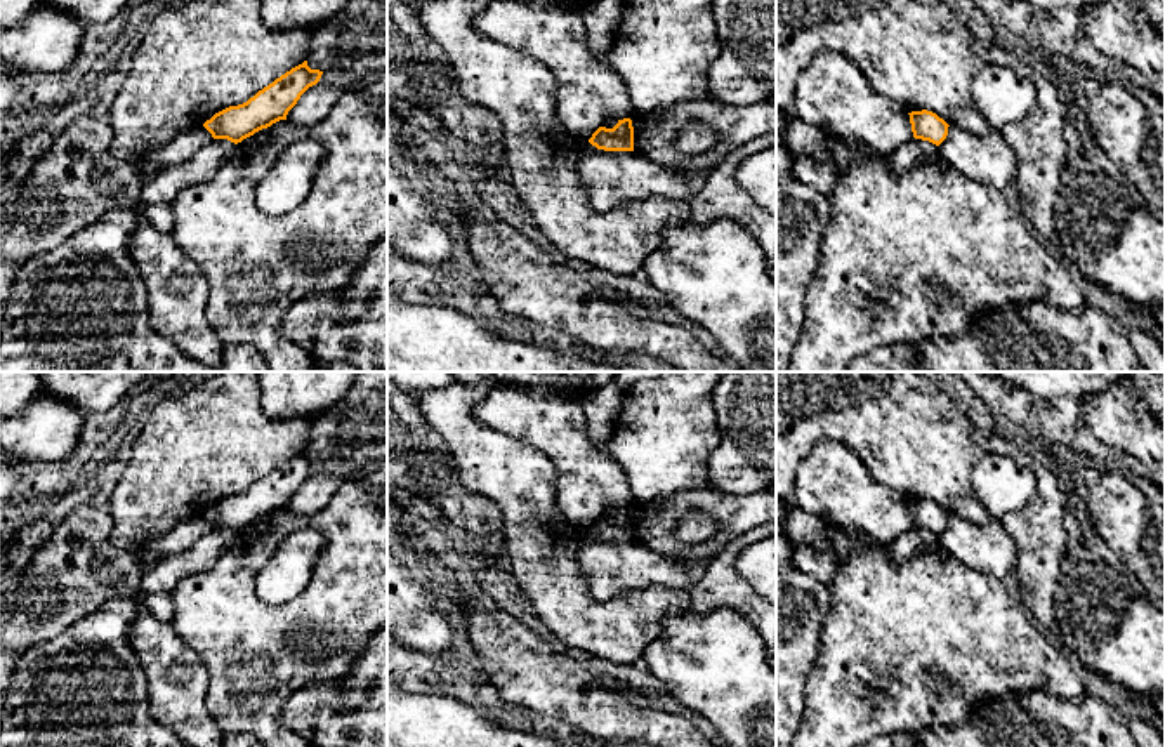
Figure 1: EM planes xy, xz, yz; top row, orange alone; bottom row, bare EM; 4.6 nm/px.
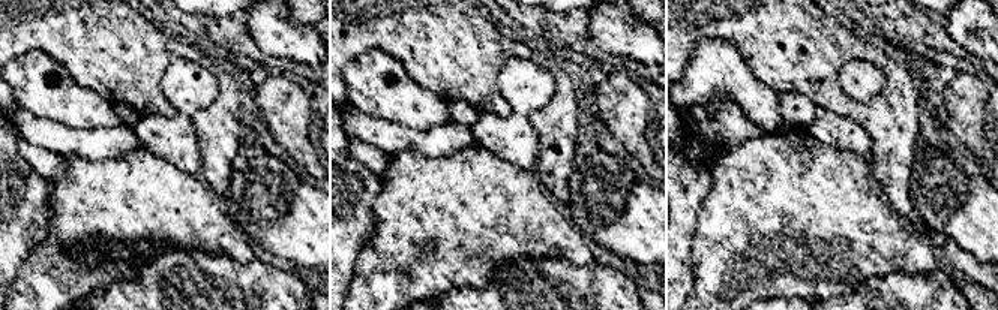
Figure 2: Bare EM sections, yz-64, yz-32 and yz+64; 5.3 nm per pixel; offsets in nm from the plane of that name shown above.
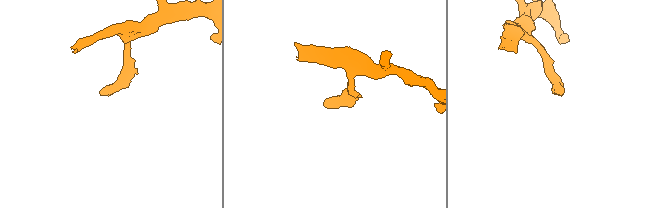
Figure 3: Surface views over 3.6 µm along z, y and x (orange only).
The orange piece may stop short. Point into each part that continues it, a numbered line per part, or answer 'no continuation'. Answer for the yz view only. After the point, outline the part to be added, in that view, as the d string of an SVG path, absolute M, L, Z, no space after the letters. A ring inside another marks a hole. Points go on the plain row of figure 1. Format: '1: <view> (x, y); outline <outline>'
no continuation

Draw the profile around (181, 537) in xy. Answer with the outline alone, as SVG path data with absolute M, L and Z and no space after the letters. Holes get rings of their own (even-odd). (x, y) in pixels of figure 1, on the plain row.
M203 514L179 523L165 537L137 551L142 572L153 568L161 558L168 554L189 549L194 542L198 542L212 530L212 523Z

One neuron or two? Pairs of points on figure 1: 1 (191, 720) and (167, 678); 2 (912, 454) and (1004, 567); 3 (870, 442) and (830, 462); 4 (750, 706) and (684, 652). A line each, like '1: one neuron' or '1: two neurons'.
1: one neuron
2: two neurons
3: two neurons
4: one neuron

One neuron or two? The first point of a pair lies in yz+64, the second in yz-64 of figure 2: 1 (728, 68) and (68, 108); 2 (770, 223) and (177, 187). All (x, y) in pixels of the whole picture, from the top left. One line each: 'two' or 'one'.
1: one
2: one

